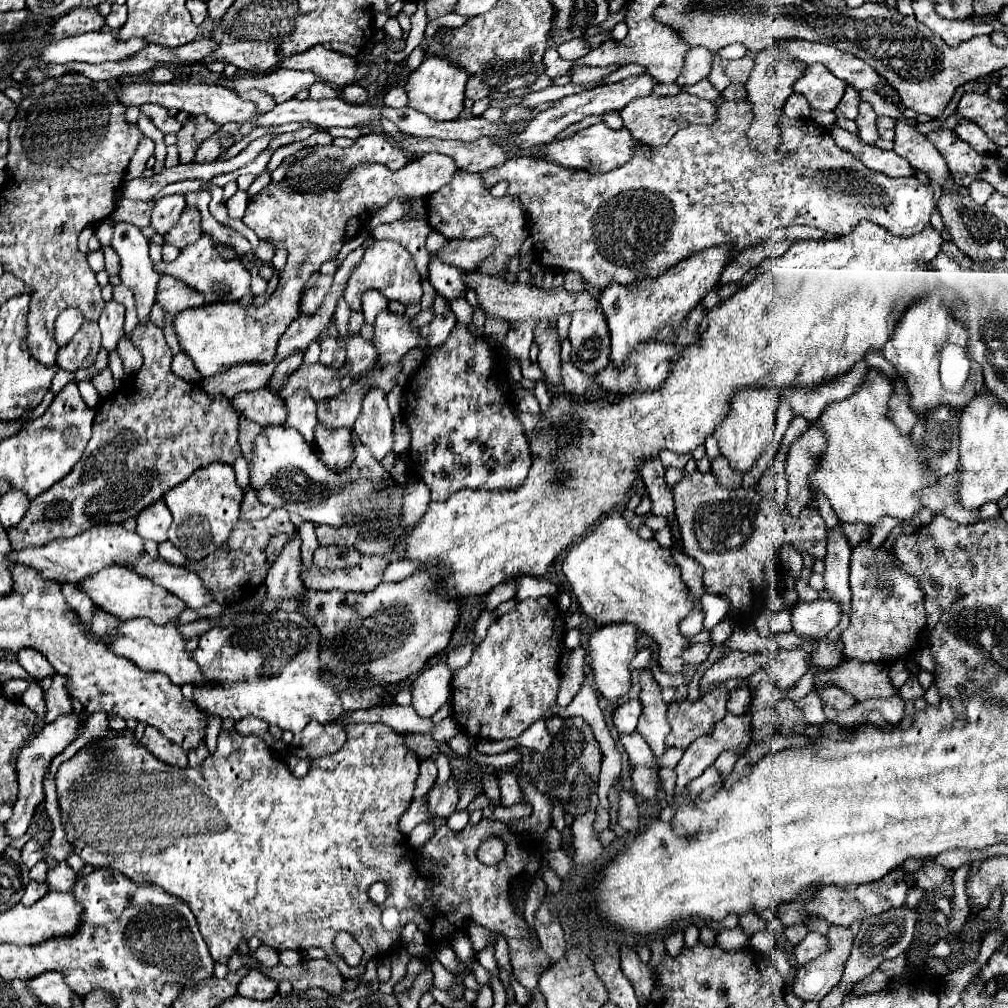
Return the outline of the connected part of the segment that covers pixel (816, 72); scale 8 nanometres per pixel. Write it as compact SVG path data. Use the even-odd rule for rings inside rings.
M815 63L809 65L803 77L795 81L793 91L805 95L813 109L833 111L841 101L845 87L847 85L839 77L835 77L825 65Z

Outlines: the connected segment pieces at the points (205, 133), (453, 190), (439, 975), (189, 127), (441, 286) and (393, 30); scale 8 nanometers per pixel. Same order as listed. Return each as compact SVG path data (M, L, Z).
M195 117L197 121L197 143L203 143L205 139L209 139L211 135L215 135L221 127L213 125L213 121L209 121L209 117Z
M457 171L453 181L445 187L445 189L439 189L437 193L429 195L427 197L427 221L429 225L439 231L443 237L447 239L477 239L477 237L485 237L485 235L493 235L497 239L497 253L493 253L493 257L489 257L489 261L485 261L485 265L481 265L481 273L487 273L487 275L503 275L507 271L507 263L511 257L517 257L519 255L519 249L523 245L523 241L527 239L527 225L525 225L525 213L521 209L521 203L515 199L515 197L493 197L485 187L483 187L483 181L481 181L481 175L479 173L467 173L467 171Z
M432 961L431 970L434 974L433 985L439 989L453 989L454 975L446 970L438 961Z
M189 117L187 123L183 123L183 129L177 133L177 143L175 143L179 149L181 163L191 163L195 157L197 143L193 139L193 133L195 133L195 121L193 121L193 117Z
M431 259L429 263L429 281L435 287L435 291L441 293L441 297L445 299L455 299L465 293L463 271L439 259Z
M395 17L389 18L381 30L391 39L400 39L403 35L403 30Z

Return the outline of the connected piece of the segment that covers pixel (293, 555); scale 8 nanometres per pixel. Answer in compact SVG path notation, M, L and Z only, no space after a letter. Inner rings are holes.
M295 531L291 541L285 543L285 549L279 553L277 561L271 565L265 585L269 589L267 601L261 611L275 611L277 603L283 599L291 599L295 595L303 593L301 585L301 537Z

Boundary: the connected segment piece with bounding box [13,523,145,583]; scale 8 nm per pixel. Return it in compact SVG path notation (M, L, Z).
M97 525L87 529L85 533L69 539L69 541L51 541L41 549L23 549L13 551L13 561L19 565L33 565L41 573L41 577L53 577L55 581L71 581L77 583L81 577L89 573L97 573L97 569L109 567L113 563L129 563L145 553L143 539L135 531L127 531L123 525Z

